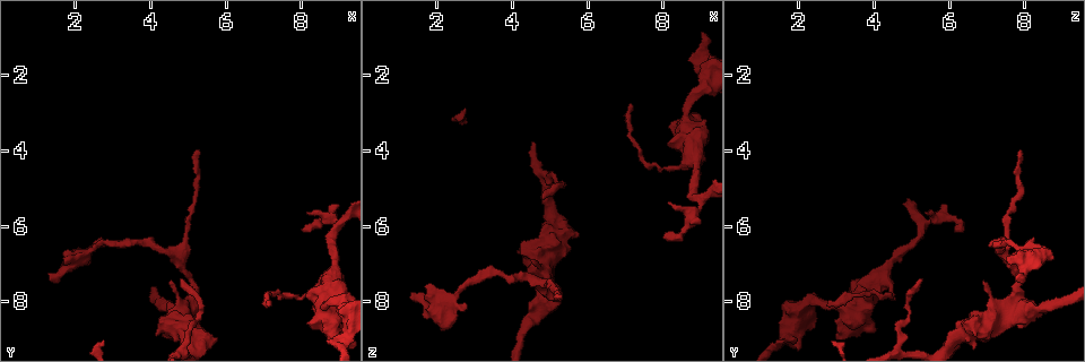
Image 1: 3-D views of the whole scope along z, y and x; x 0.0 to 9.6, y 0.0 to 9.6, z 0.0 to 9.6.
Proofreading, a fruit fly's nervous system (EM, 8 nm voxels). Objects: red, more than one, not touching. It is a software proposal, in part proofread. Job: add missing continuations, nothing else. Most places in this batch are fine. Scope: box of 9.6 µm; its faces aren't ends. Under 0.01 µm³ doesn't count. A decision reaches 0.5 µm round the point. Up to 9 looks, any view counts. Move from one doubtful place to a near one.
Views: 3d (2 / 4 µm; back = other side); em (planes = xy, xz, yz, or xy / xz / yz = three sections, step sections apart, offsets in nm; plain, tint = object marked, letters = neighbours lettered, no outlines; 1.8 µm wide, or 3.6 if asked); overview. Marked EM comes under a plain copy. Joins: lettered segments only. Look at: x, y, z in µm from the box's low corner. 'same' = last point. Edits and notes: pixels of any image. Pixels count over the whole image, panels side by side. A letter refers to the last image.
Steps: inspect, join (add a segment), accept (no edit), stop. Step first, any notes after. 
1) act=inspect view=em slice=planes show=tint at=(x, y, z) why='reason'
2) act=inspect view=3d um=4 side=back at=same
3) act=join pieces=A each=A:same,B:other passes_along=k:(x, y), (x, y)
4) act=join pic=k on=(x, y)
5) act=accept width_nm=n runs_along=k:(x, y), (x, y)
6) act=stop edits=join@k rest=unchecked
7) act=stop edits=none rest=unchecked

act=inspect view=em um=3.6 slice=planes show=letters at=(4.20, 8.80, 6.65)

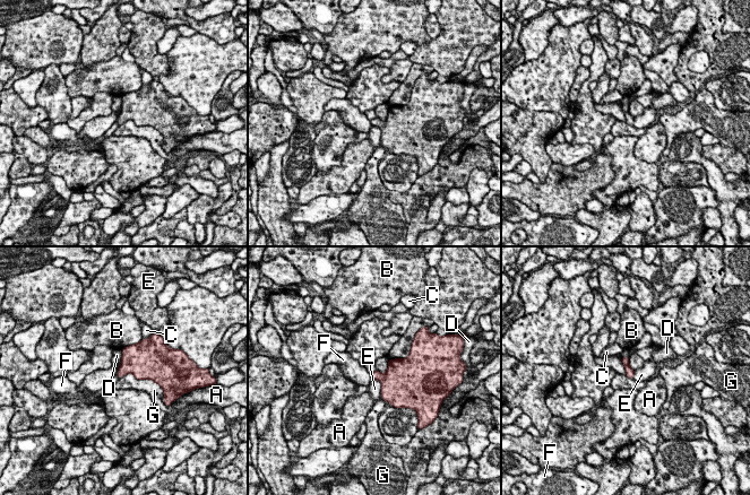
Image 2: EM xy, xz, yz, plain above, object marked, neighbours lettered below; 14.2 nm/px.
act=accept each=A:other,B:other,C:other,D:other,E:other,F:other,G:other border=2:(622, 356), (627, 374) found='none of them fits'

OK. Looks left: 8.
act=inspect view=3d um=2 at=(4.85, 7.45, 5.25) why='thin end'

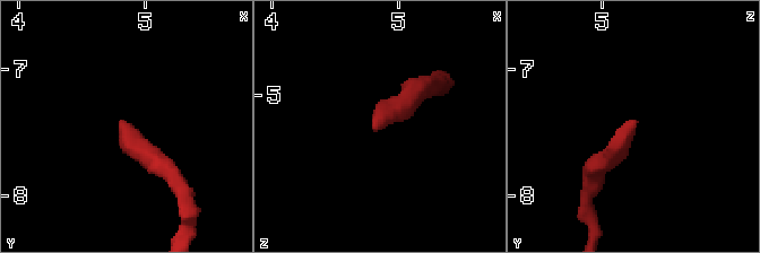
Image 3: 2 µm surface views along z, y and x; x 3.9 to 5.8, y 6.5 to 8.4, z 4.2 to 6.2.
act=inspect view=em slice=planes show=letters at=(4.84, 7.42, 5.24) why='shape alone is not enough'

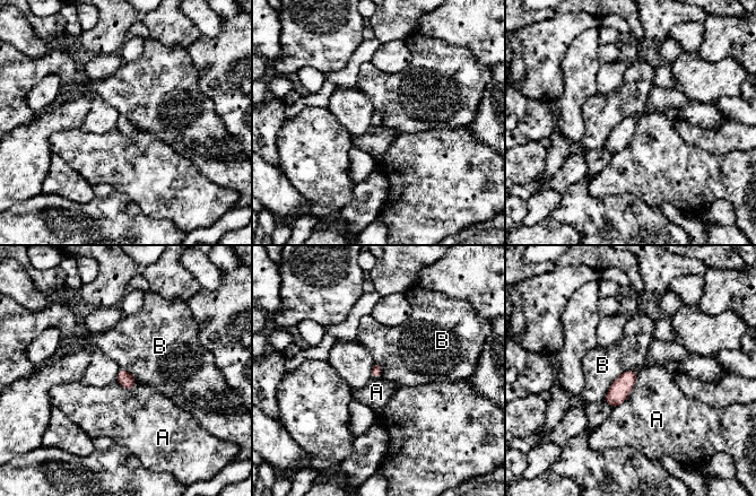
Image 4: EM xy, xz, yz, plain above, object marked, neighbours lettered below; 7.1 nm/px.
act=accept each=A:other,B:other border=4:(636, 371), (624, 371), (604, 398) found='none of them fits'

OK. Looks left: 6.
act=inspect view=em slice=planes show=letters at=(8.10, 6.15, 6.30) why='free end'

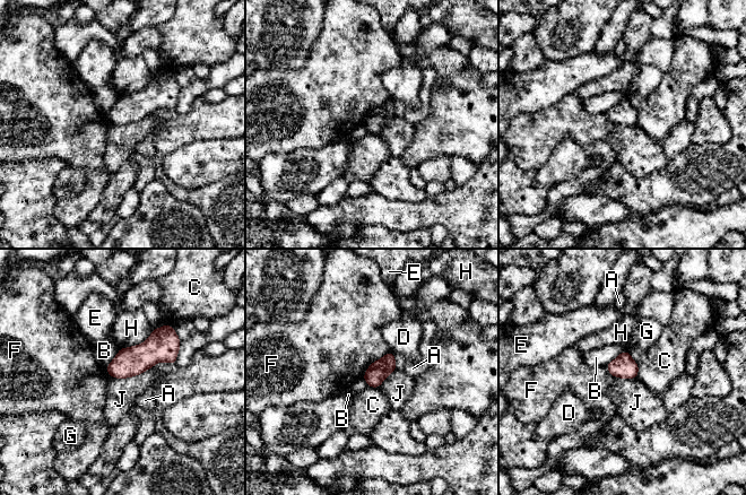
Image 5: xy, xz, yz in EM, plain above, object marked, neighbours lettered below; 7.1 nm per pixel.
act=accept longest_contact=J:300nm each=A:other,B:other,C:other,D:other,E:other,F:other,G:other,H:other,J:other border=5:(152, 366), (130, 376), (111, 378) found='none of them fits'

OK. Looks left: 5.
act=inspect view=3d um=4 at=(8.70, 9.15, 1.50) why='an open end'

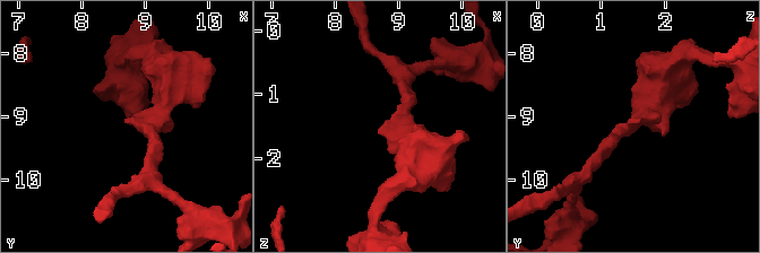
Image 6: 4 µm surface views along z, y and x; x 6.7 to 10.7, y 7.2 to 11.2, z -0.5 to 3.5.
act=inspect view=em slice=xy step=8 show=tint at=(8.70, 9.10, 1.55) why='shape alone is not enough'

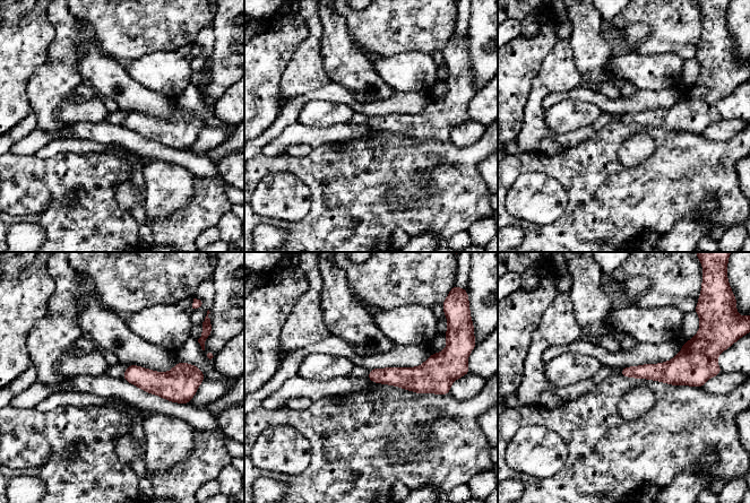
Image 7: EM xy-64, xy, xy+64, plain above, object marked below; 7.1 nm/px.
act=inspect view=em slice=planes show=letters at=same why='another direction'

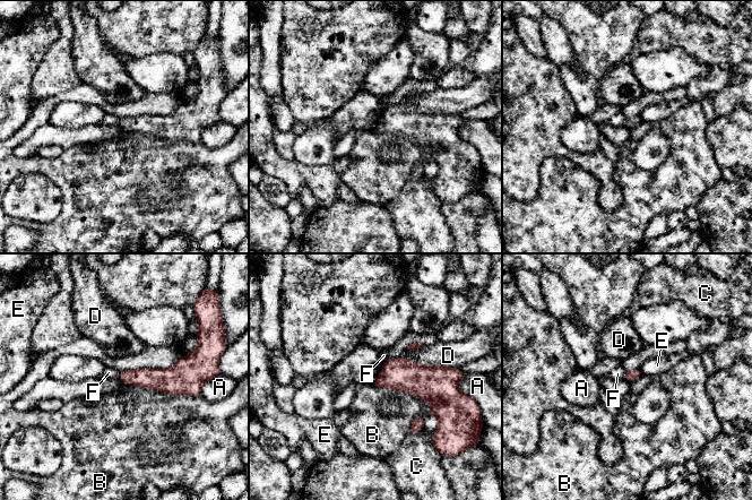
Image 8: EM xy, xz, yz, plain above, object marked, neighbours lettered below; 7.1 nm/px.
act=accept each=A:other,B:other,C:other,D:other,E:other,F:other found='no lettered segment goes on from it'

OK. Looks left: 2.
act=stop edits=none rest=unchecked

